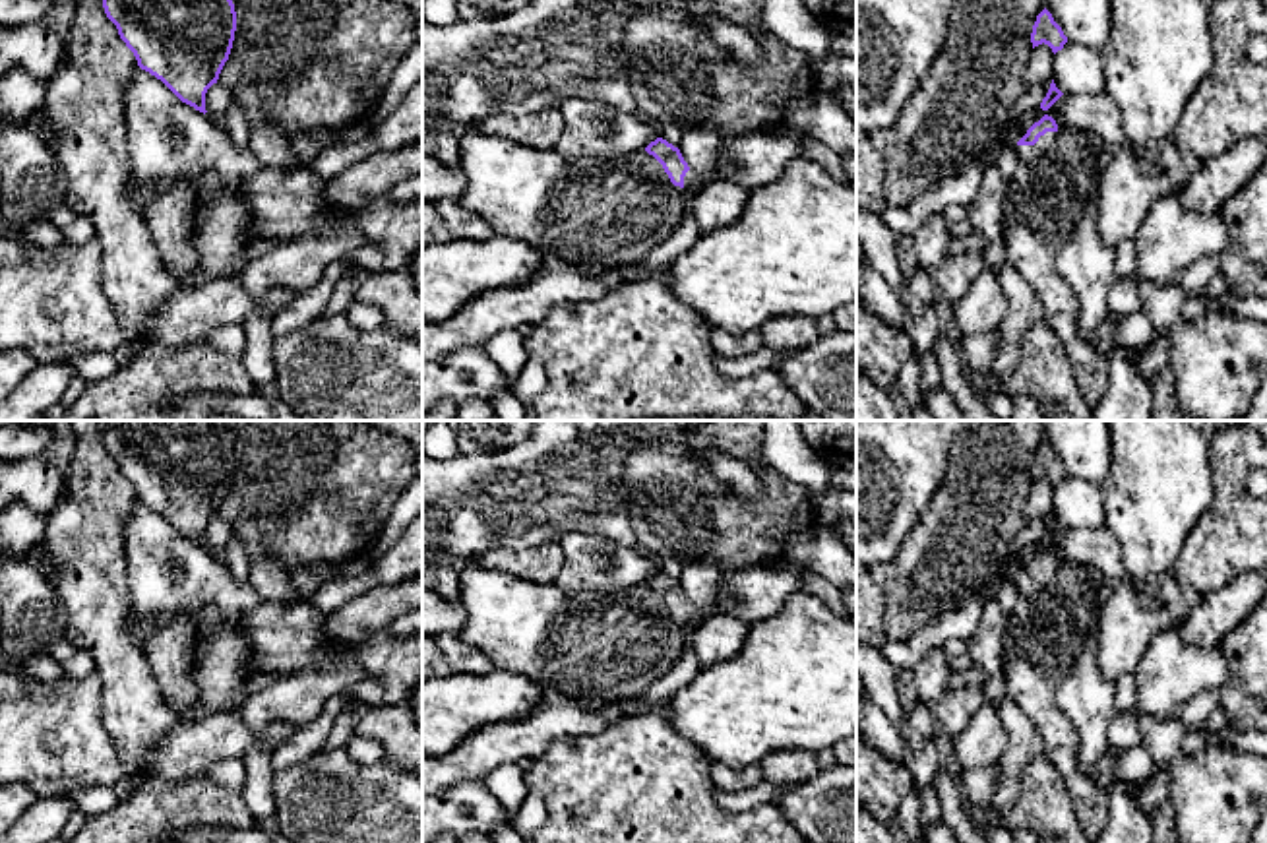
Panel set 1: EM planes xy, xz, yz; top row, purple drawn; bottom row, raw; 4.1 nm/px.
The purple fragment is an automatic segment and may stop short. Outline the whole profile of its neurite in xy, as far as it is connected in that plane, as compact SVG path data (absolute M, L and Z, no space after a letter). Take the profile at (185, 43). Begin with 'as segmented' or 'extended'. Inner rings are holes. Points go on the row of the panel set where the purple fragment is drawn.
as segmented; M103 0L103 8L138 66L205 114L205 93L234 41L232 0Z

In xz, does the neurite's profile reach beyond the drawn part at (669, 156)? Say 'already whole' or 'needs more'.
needs more

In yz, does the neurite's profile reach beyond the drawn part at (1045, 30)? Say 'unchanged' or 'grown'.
unchanged

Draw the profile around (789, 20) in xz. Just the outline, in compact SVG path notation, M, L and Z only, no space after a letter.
M763 0L763 27L787 45L804 50L816 64L831 54L831 27L810 14L802 0Z

